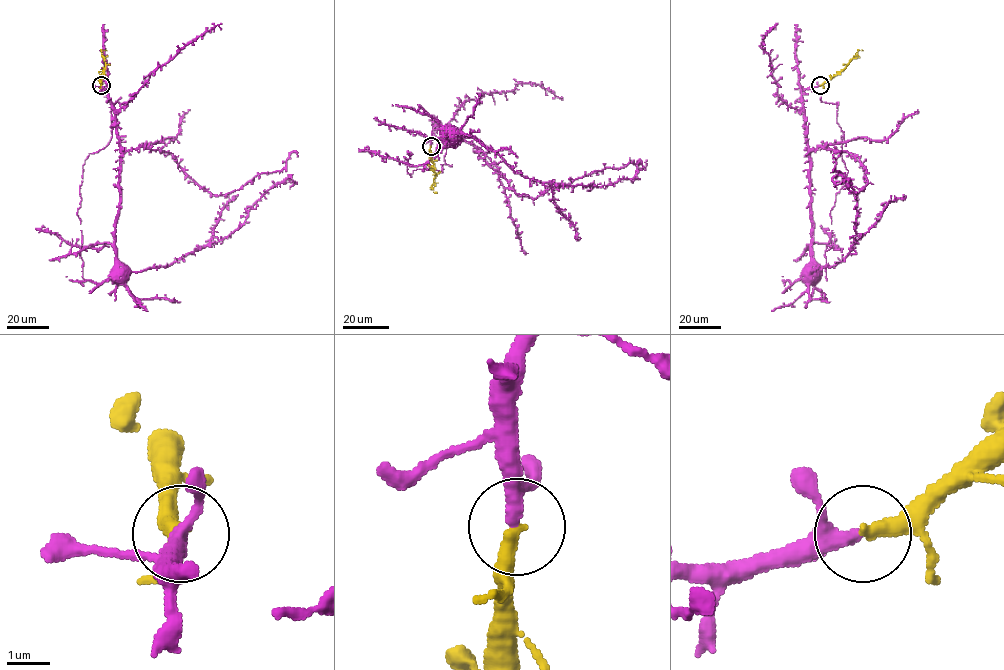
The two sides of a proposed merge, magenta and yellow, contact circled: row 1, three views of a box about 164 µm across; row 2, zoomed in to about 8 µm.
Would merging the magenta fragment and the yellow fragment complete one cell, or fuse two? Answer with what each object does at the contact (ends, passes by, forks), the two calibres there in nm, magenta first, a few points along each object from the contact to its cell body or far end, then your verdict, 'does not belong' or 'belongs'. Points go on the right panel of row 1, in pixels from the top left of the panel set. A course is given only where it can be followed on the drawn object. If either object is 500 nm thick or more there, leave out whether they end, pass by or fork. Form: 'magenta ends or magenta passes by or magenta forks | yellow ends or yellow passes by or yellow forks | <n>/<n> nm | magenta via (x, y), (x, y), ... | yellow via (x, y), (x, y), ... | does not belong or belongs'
magenta passes by | yellow ends | 260/360 nm | magenta via (820, 85), (807, 88), (802, 93), (812, 227), (811, 260), (804, 268), (804, 275) | yellow via (820, 85), (842, 70), (859, 50), (862, 50) | belongs

